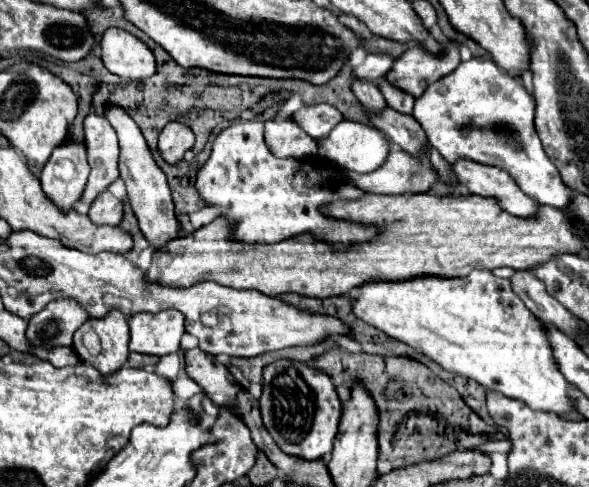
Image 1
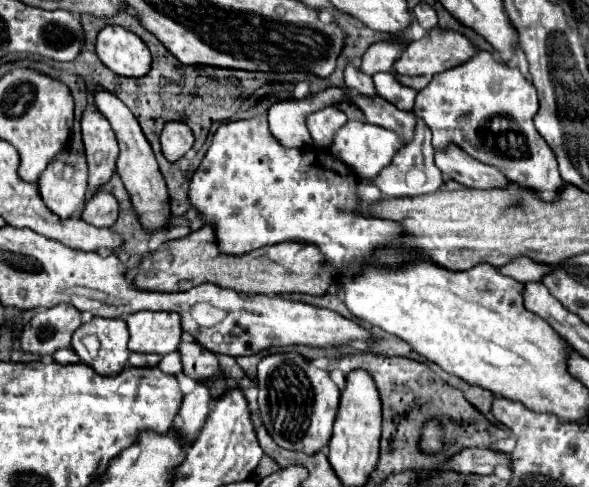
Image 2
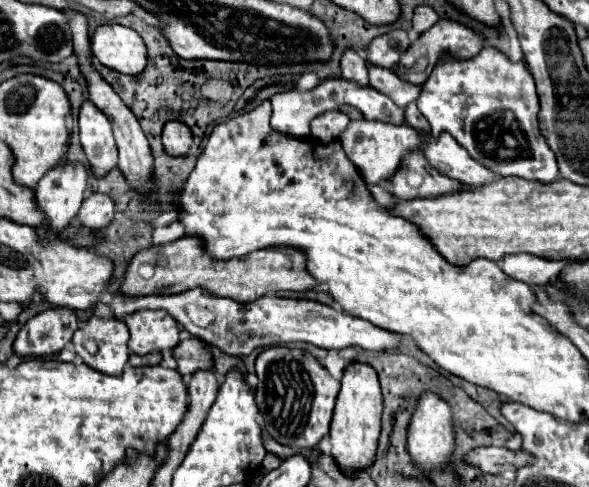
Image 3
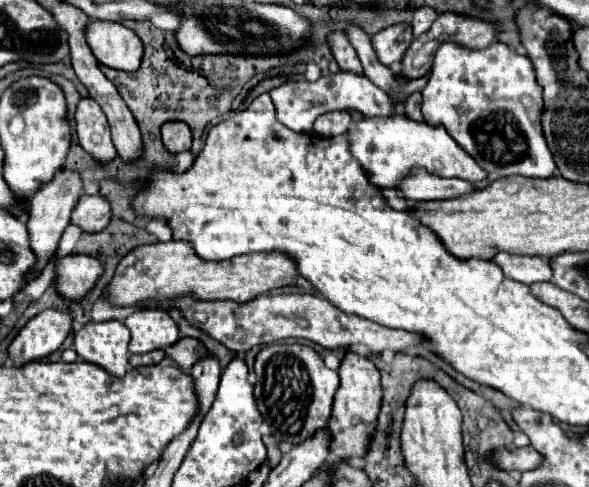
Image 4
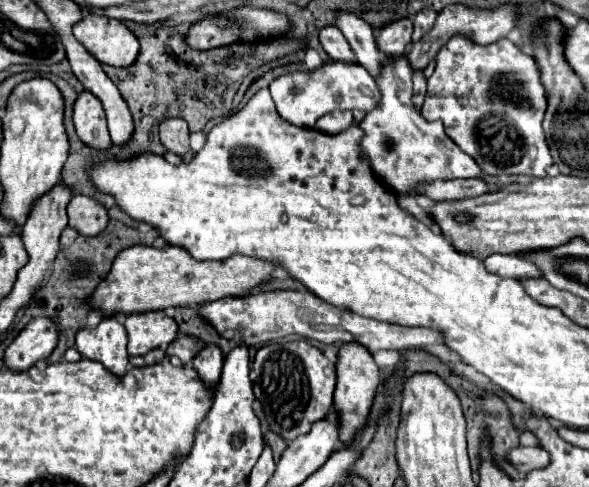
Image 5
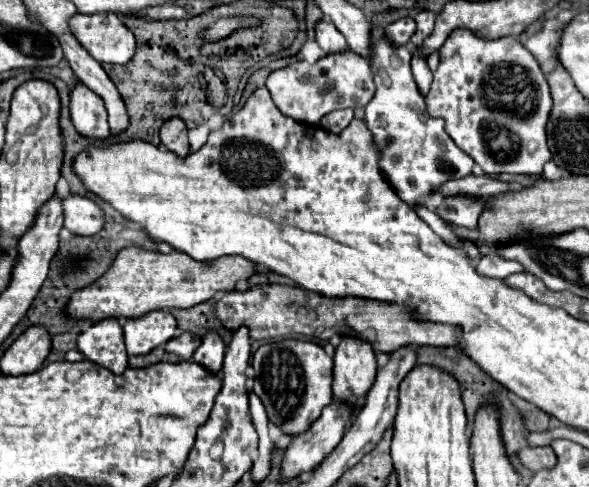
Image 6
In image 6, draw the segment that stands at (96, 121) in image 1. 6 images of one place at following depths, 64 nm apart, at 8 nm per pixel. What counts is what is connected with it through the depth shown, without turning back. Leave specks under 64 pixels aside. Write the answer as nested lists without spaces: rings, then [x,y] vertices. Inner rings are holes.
[[[82,82],[70,90],[70,116],[76,130],[84,136],[106,138],[110,134],[104,100]]]

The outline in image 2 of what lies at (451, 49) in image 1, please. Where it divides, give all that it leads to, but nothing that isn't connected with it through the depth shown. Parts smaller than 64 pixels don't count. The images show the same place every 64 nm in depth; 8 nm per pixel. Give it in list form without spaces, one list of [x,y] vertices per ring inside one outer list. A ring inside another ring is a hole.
[[[432,28],[426,36],[422,36],[420,40],[414,40],[406,46],[406,50],[402,52],[402,56],[396,60],[394,68],[392,68],[392,74],[396,76],[398,82],[402,82],[404,86],[410,86],[414,90],[422,90],[434,74],[438,72],[444,72],[452,66],[458,66],[458,64],[464,64],[466,60],[470,60],[474,54],[478,52],[476,44],[472,40],[468,40],[464,34],[456,32],[456,30],[450,30],[450,28]]]

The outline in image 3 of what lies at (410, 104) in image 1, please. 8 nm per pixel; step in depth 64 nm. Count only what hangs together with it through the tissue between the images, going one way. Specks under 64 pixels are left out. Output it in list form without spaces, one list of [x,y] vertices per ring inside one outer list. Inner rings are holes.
[[[366,60],[366,68],[368,68],[370,86],[376,88],[376,90],[380,90],[380,92],[384,92],[400,108],[404,108],[406,104],[410,104],[412,100],[416,100],[420,96],[420,88],[422,86],[402,82],[392,70],[388,70],[388,68],[376,68],[368,60]]]

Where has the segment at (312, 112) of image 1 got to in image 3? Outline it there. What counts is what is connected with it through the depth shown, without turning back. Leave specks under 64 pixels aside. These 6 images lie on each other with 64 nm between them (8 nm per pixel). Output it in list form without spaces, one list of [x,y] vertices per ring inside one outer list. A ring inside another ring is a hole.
[[[340,110],[324,112],[324,114],[316,116],[316,120],[312,120],[312,138],[320,140],[320,142],[336,140],[340,136],[340,132],[344,132],[348,122],[350,122],[348,114],[344,114]]]

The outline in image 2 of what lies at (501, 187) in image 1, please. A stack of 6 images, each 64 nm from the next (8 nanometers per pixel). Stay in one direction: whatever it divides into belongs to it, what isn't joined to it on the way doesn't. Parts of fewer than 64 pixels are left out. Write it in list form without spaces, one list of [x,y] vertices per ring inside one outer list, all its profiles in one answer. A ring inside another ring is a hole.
[[[452,144],[452,148],[438,148],[434,152],[434,160],[442,174],[464,184],[466,188],[492,188],[504,186],[508,182],[500,170],[472,160],[472,156],[468,156],[456,144]]]

